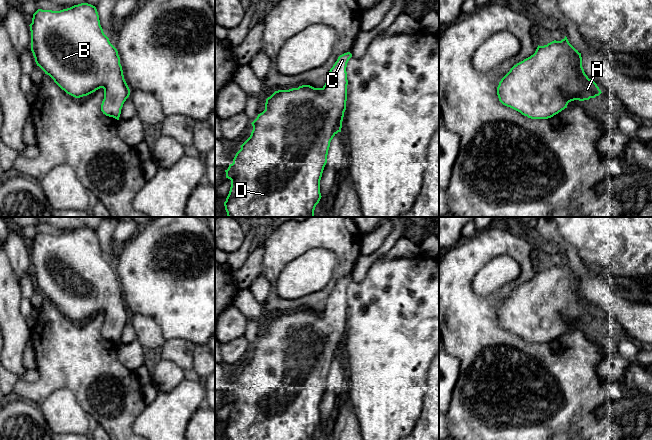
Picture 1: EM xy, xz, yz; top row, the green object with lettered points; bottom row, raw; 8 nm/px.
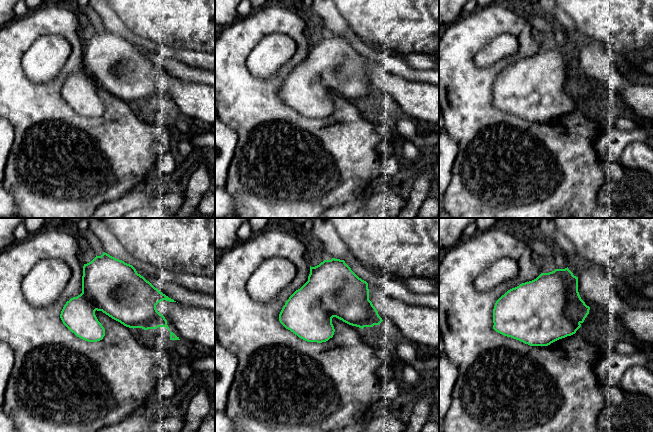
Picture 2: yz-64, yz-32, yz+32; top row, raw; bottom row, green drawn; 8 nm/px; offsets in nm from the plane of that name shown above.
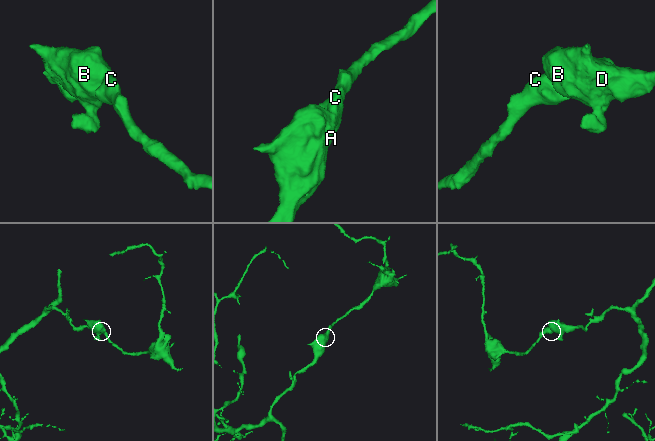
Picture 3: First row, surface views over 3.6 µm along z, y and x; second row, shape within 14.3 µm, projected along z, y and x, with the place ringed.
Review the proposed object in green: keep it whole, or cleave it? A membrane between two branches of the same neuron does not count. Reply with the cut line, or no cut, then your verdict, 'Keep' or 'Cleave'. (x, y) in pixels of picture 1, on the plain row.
No split. Keep

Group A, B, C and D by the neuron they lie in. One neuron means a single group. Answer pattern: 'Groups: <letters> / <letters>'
Groups: A B C D

